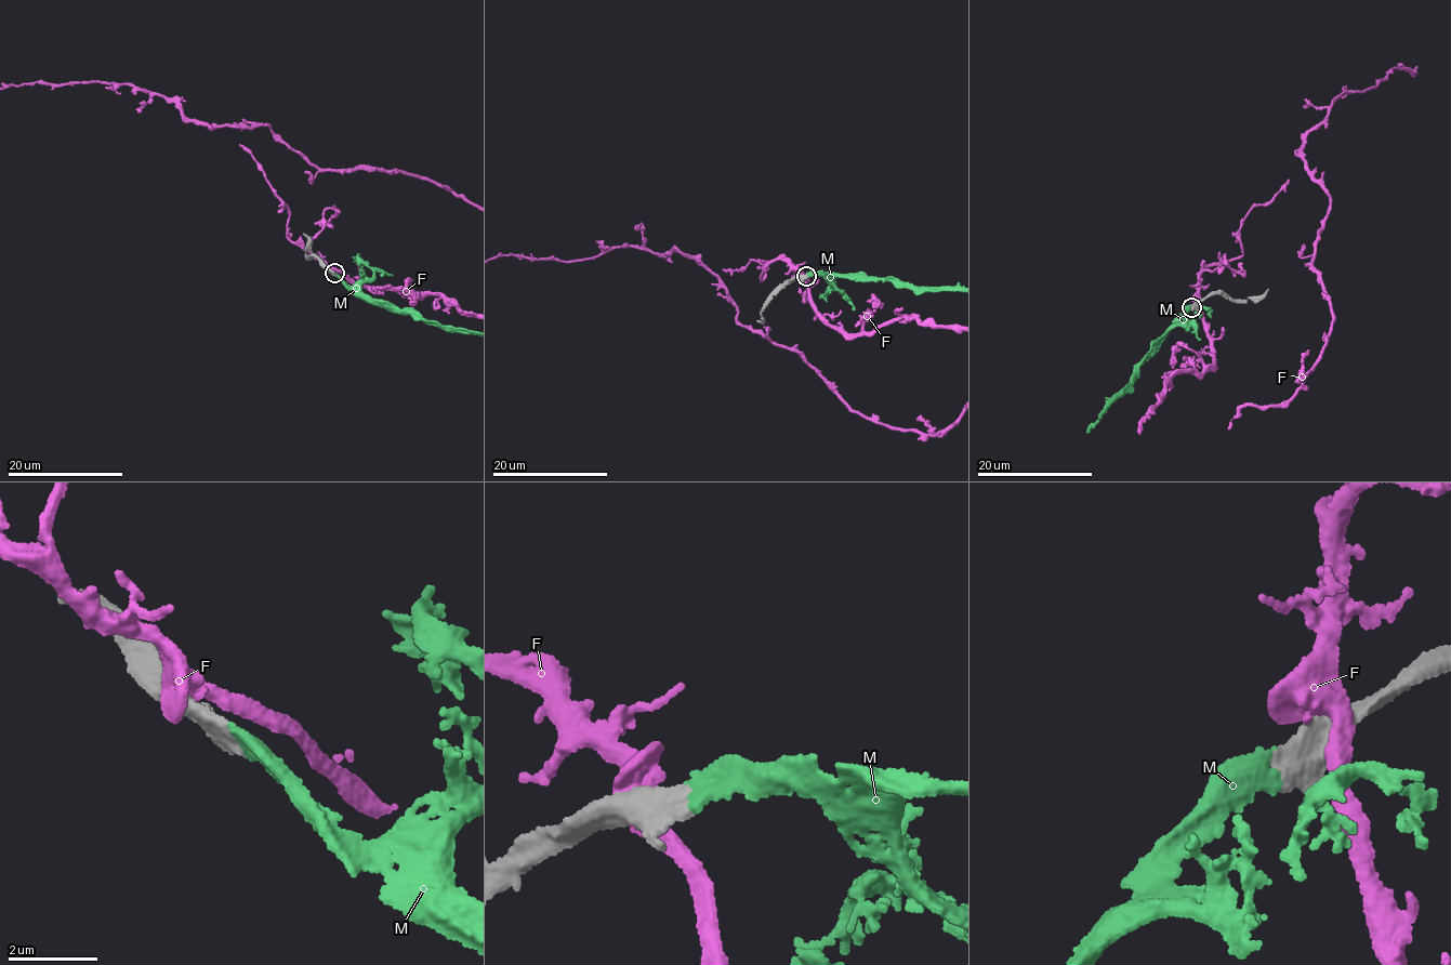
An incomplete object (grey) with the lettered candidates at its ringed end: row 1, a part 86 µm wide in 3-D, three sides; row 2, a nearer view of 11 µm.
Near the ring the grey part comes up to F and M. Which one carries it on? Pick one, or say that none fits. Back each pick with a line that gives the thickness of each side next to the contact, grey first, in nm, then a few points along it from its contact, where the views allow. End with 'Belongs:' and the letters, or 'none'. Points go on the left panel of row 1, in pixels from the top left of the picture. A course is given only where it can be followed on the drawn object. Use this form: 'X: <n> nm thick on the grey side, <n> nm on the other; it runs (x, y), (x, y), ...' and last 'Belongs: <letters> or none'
M: 360 nm thick on the grey side, 400 nm on the other; it runs (334, 274), (346, 286), (359, 288), (366, 300), (426, 320)
Belongs: M

